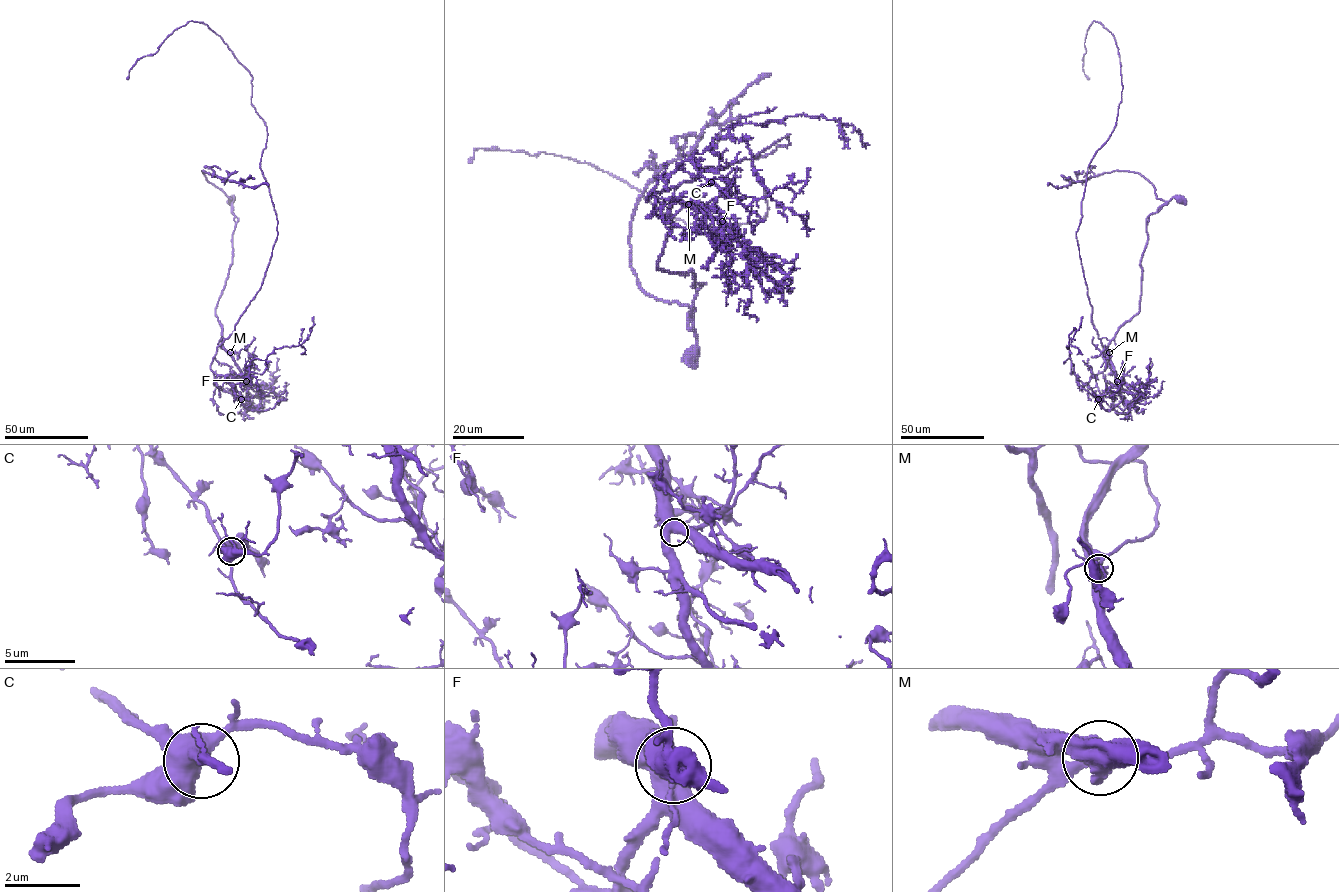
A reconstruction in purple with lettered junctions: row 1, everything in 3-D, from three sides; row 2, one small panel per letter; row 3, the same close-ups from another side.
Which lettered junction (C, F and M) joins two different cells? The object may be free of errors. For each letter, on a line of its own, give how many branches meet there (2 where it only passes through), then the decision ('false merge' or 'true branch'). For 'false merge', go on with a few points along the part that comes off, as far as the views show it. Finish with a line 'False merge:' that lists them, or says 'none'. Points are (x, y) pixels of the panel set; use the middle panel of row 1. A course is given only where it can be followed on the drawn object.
C: 3 branches meet; true branch
F: 3 branches meet; true branch
M: 3 branches meet; false merge; foreign part runs (688, 204), (663, 217), (683, 182), (789, 133), (752, 160), (768, 213), (735, 235), (590, 164), (471, 162)
False merge: M

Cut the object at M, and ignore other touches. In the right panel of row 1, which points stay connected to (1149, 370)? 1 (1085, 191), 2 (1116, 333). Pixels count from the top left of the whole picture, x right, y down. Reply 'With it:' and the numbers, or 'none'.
With it: 2

